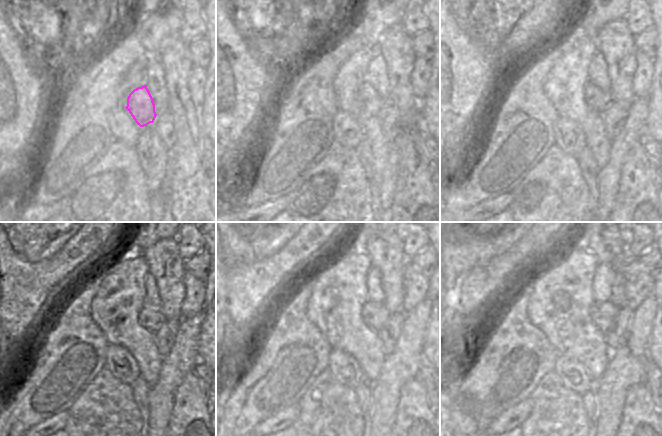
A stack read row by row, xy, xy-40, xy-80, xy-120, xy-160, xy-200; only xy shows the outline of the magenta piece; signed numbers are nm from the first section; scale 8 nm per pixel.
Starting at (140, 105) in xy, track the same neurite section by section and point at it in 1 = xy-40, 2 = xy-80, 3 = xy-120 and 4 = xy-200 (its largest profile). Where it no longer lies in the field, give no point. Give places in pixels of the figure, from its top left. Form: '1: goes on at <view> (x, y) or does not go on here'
1: goes on at xy-40 (370, 103)
2: goes on at xy-80 (598, 99)
3: goes on at xy-120 (151, 319)
4: goes on at xy-200 (602, 315)

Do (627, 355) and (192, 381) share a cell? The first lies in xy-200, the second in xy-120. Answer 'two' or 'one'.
two

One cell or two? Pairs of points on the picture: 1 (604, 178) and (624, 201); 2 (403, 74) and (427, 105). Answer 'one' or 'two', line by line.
1: two
2: two

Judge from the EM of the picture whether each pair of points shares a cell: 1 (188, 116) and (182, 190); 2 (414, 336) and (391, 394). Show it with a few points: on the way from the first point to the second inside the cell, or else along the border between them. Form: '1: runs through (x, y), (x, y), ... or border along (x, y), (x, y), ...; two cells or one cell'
1: runs through (188, 134), (188, 172); one cell
2: runs through (409, 350), (406, 360), (397, 369), (391, 380); one cell

